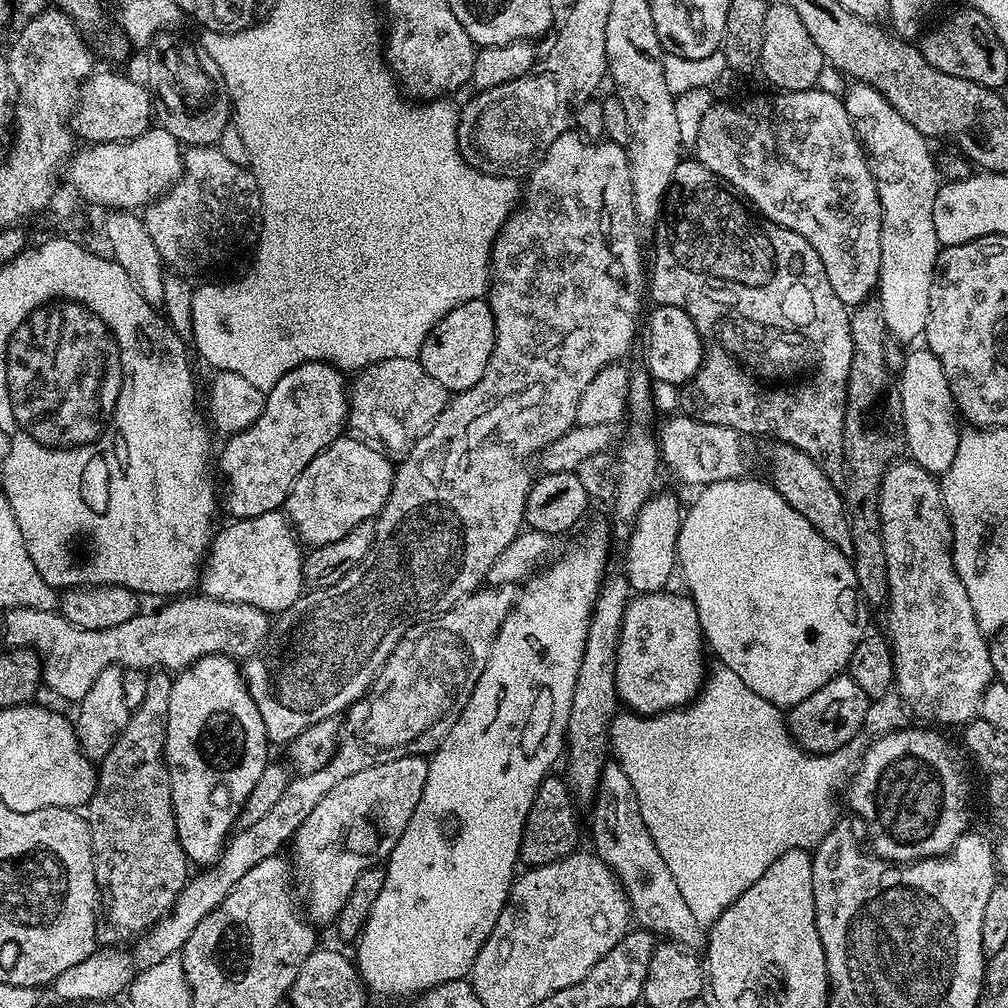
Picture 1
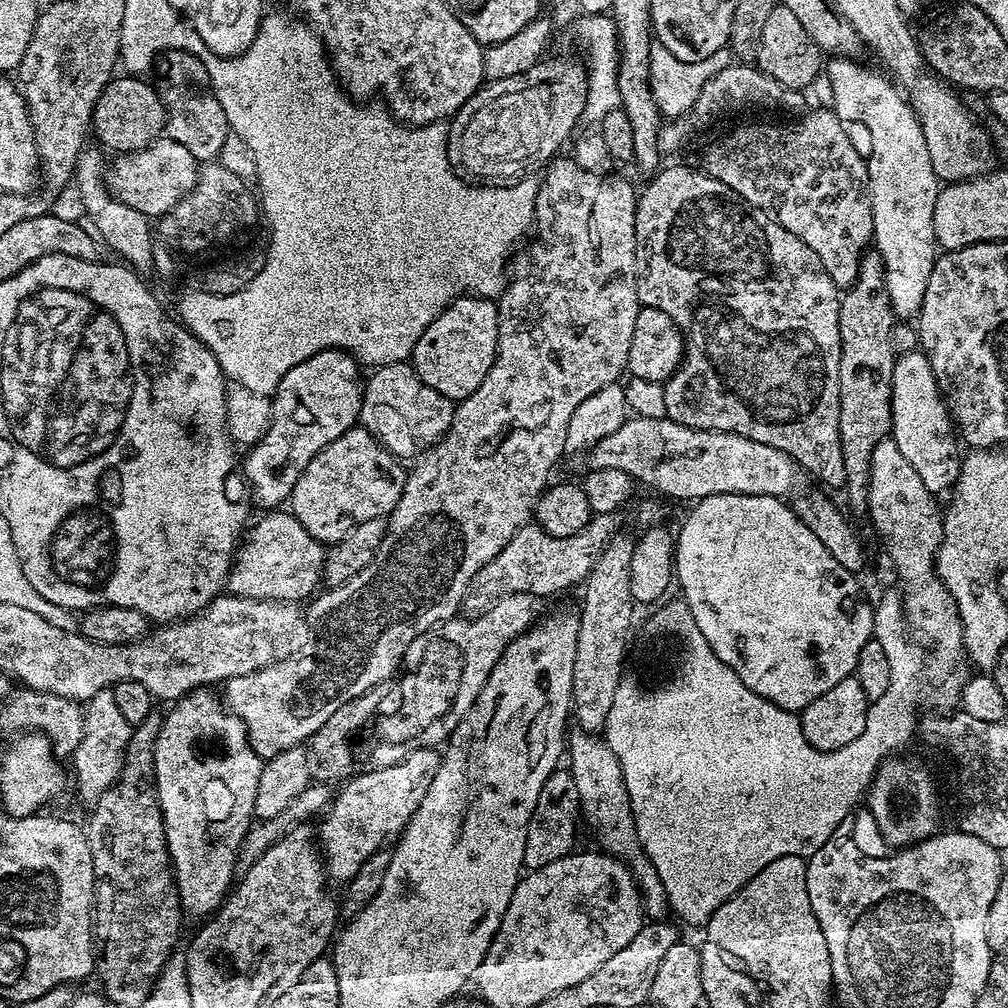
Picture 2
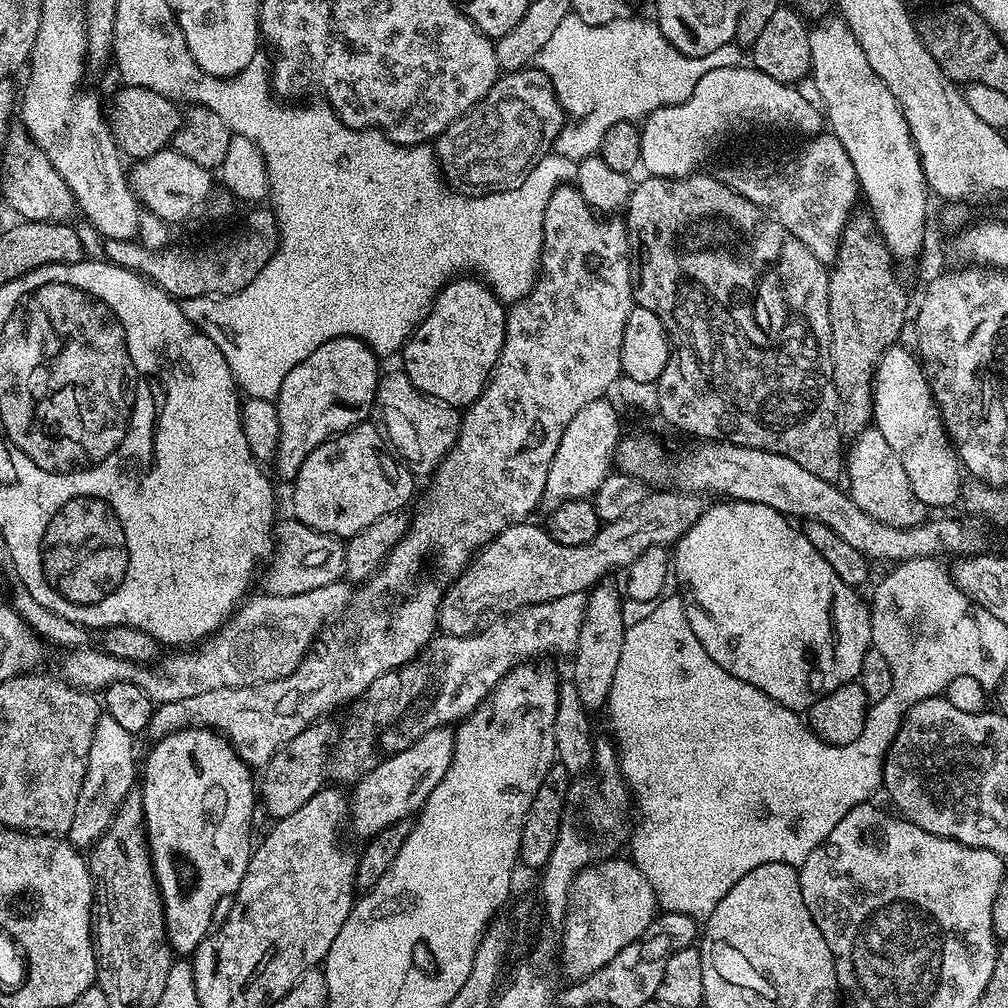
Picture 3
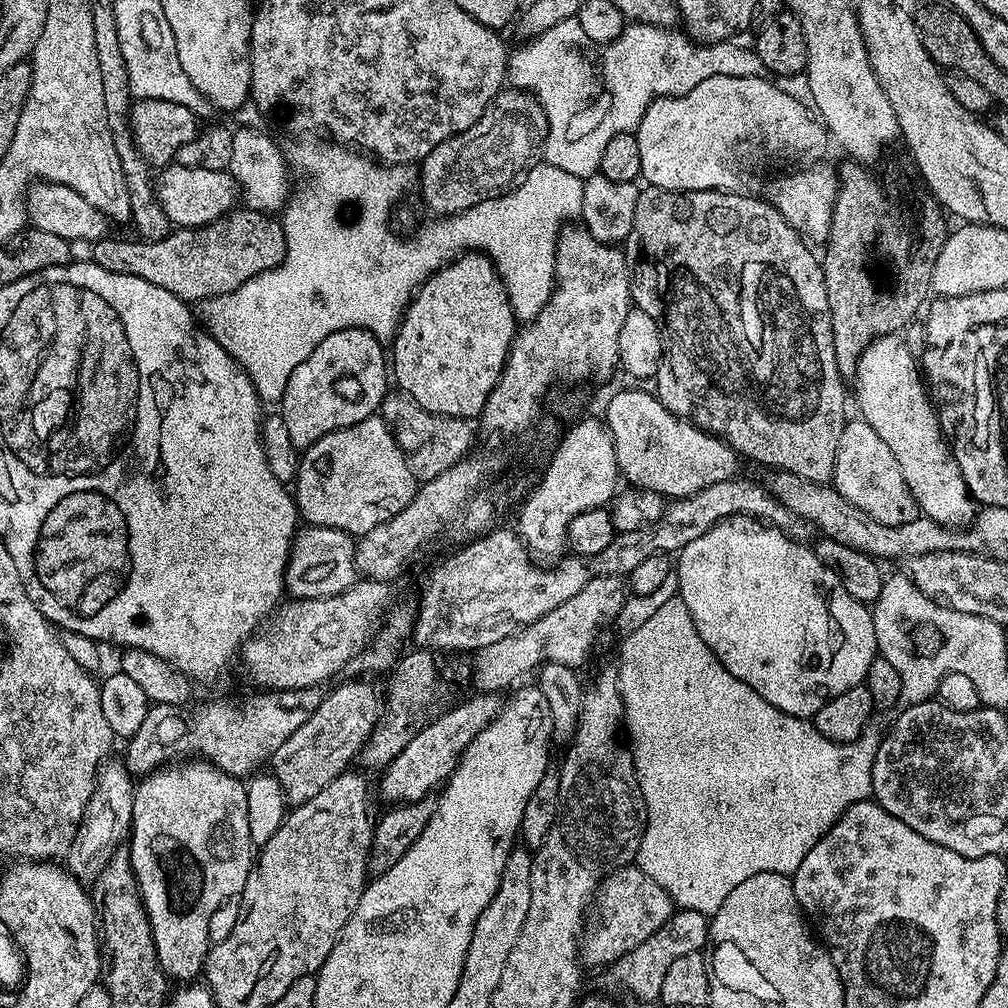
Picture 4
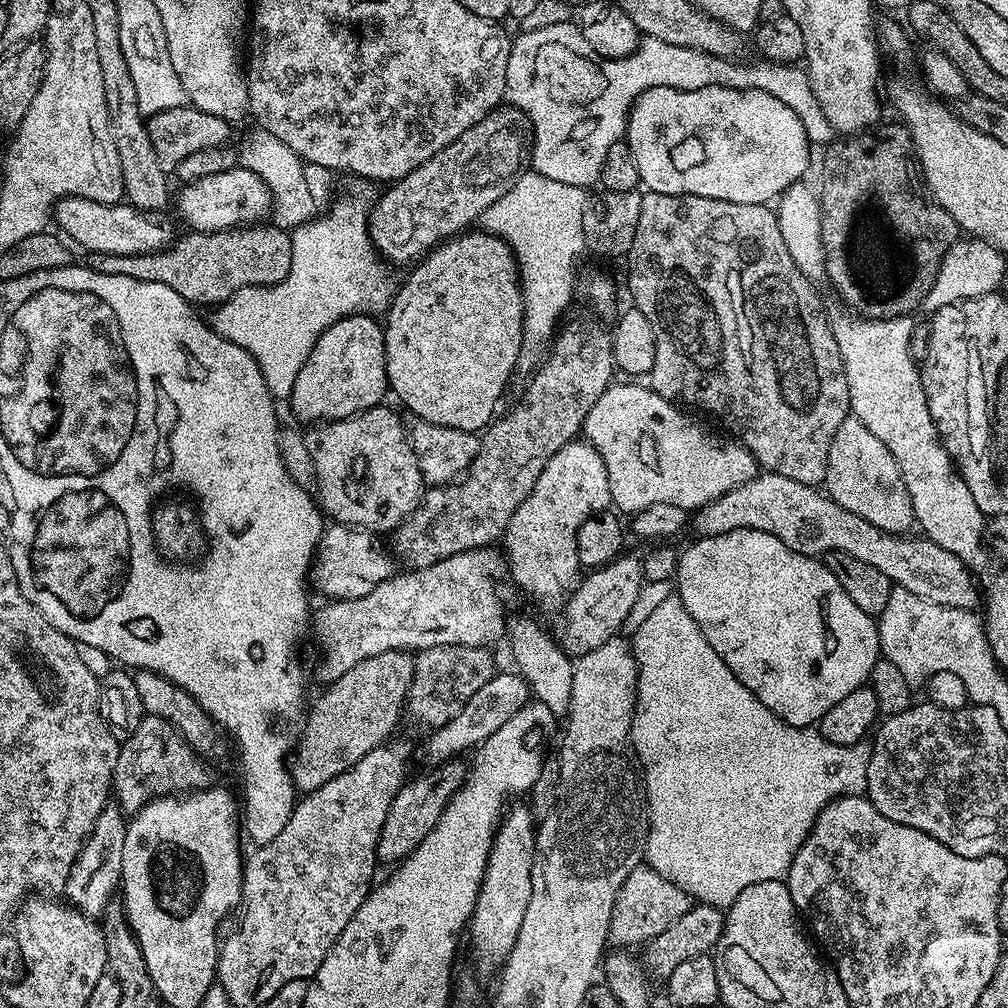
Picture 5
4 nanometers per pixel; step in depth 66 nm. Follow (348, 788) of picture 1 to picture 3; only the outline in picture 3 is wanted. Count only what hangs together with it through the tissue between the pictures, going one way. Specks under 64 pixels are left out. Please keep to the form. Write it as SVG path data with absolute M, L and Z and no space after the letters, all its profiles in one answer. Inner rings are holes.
M451 727L435 728L418 738L408 748L385 755L370 774L366 774L350 792L347 823L352 823L356 836L377 836L386 826L394 826L400 820L415 817L423 808L426 798L442 782L442 774L450 766L456 737Z

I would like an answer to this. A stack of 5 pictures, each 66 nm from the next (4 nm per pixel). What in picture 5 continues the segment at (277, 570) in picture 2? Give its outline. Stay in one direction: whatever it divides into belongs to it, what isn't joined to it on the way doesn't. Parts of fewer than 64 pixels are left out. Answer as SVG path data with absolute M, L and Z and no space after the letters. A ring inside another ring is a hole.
M333 523L325 527L324 533L320 535L320 545L316 548L316 555L310 569L311 583L316 583L316 588L322 595L332 600L353 600L370 594L376 586L386 582L394 575L394 560L391 555L379 544L377 537L371 532L365 532L363 528L349 528L345 525Z

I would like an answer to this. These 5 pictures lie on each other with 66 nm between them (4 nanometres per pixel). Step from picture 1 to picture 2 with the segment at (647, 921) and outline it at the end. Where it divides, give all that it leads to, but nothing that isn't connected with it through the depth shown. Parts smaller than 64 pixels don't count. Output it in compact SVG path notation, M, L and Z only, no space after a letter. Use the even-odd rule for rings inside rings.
M576 726L566 736L566 760L572 763L570 771L578 786L580 812L583 819L584 816L588 819L588 824L592 827L597 842L600 843L597 845L608 855L615 856L628 865L632 877L640 888L640 899L644 902L645 913L652 918L667 917L670 907L666 890L658 878L658 870L654 870L644 849L640 847L634 814L630 806L626 782L622 778L622 766L618 766L618 758L614 758L610 746L603 738Z

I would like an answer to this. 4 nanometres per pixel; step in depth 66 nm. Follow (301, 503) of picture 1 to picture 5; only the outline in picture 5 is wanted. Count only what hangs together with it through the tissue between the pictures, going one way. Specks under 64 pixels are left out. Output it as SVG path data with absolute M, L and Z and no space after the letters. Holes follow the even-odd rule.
M377 406L345 420L321 423L306 436L314 458L318 504L323 515L329 521L349 528L363 528L365 532L373 534L388 534L395 530L417 508L420 497L426 491L420 459L412 449L409 429L408 432L404 429L398 413L384 407Z

